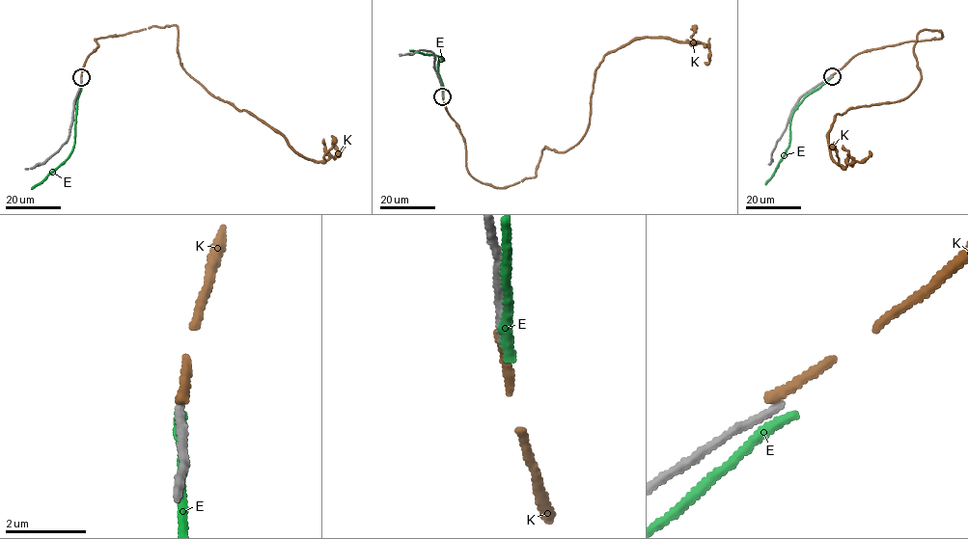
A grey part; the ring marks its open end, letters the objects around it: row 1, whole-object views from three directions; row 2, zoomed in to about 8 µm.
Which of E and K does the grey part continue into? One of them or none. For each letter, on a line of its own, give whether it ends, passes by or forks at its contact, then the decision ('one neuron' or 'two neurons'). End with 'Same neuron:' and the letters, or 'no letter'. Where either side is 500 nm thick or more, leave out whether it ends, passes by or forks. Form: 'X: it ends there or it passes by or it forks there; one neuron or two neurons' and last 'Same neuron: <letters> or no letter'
E: it ends there; two neurons
K: it ends there; two neurons
Same neuron: no letter

